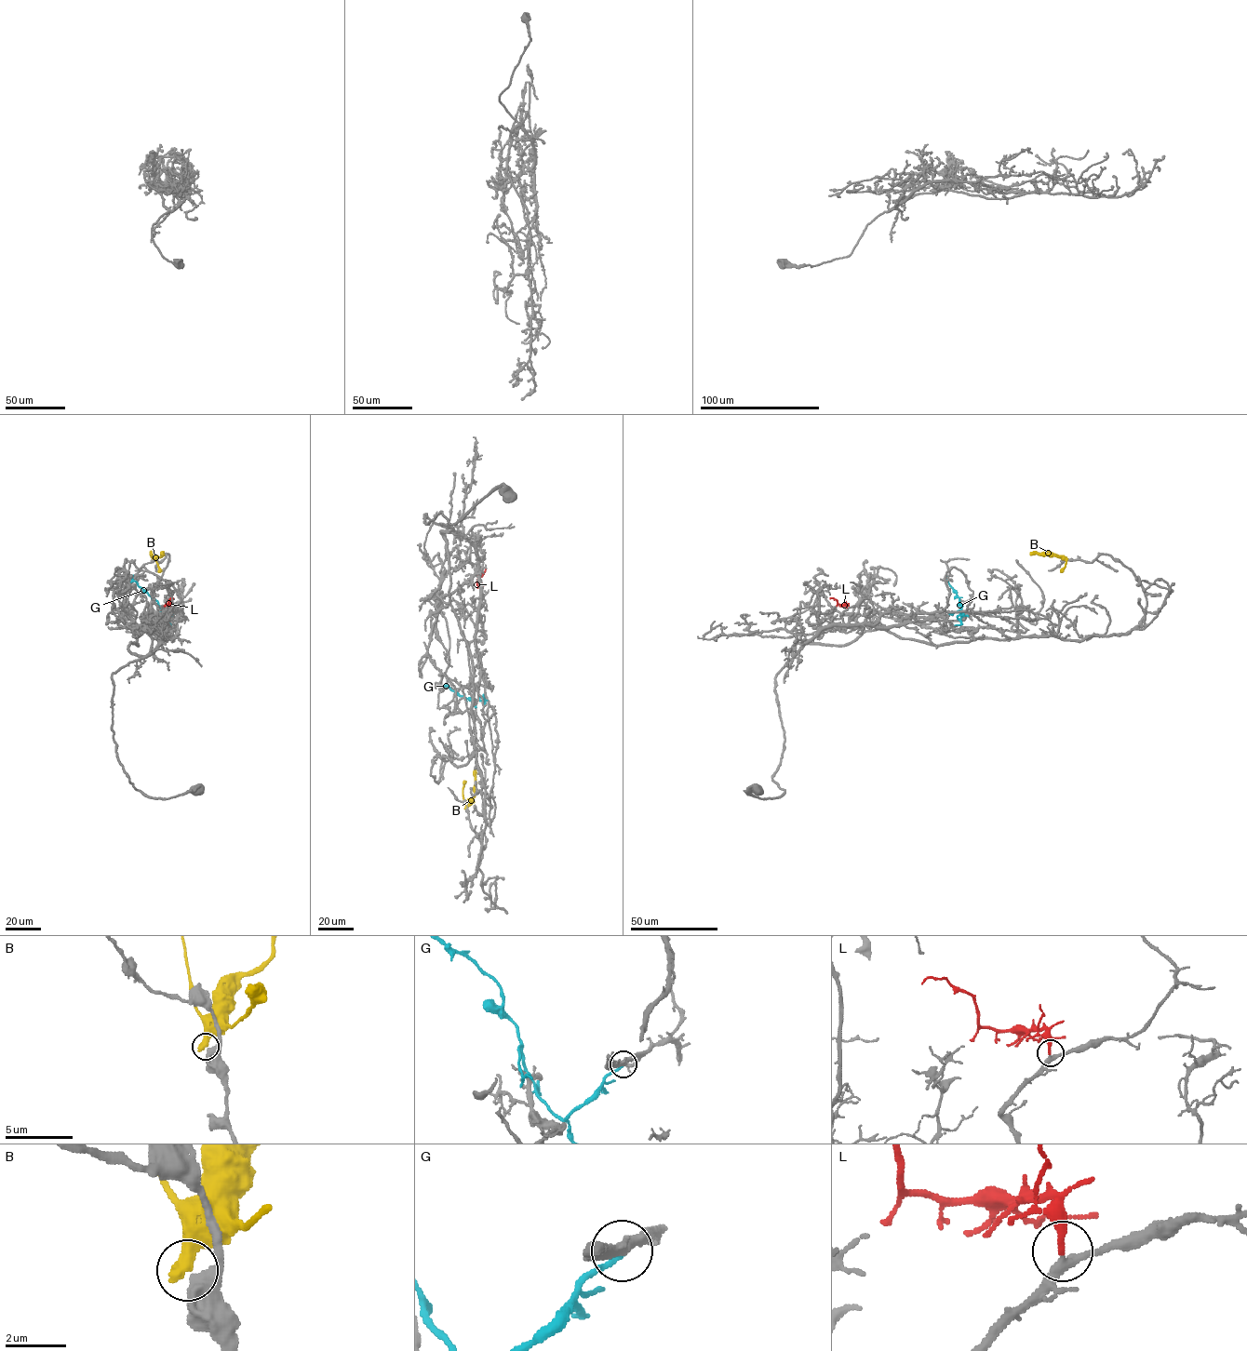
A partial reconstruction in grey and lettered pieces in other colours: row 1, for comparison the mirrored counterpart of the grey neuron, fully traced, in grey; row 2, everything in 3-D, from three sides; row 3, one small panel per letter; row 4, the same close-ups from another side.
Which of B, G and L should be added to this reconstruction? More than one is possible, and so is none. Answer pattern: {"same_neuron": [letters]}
{"same_neuron": ["L"]}

